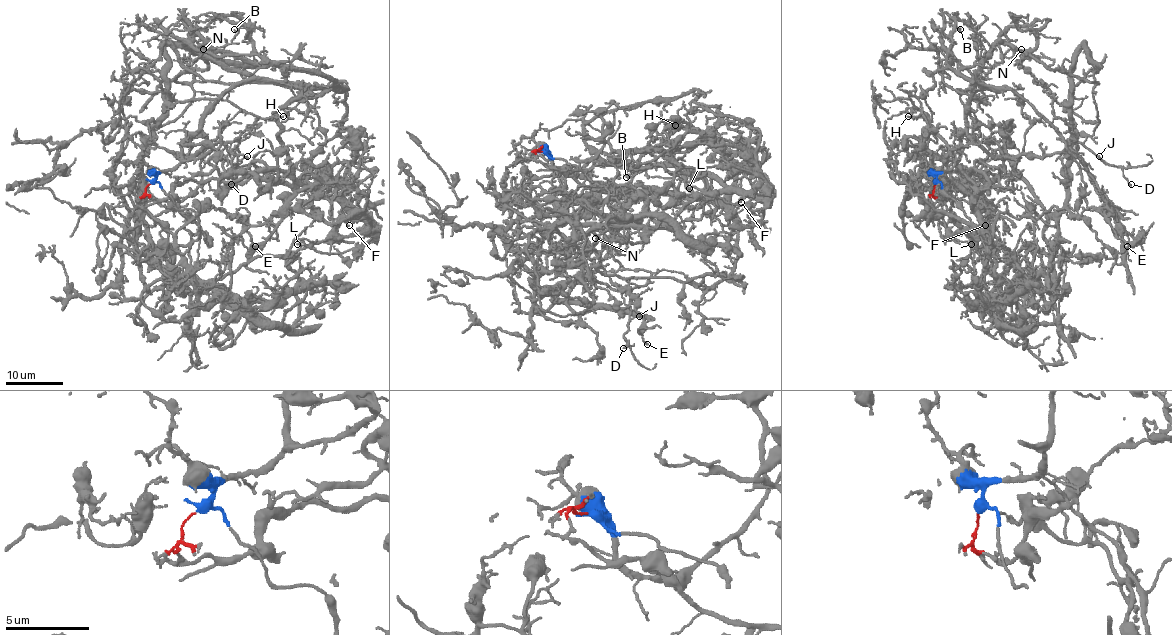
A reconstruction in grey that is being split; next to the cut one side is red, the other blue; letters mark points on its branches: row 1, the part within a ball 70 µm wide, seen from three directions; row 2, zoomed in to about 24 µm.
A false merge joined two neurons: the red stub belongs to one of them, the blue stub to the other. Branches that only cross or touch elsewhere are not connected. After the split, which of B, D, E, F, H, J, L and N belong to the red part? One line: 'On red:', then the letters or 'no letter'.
On red: F, H, L

